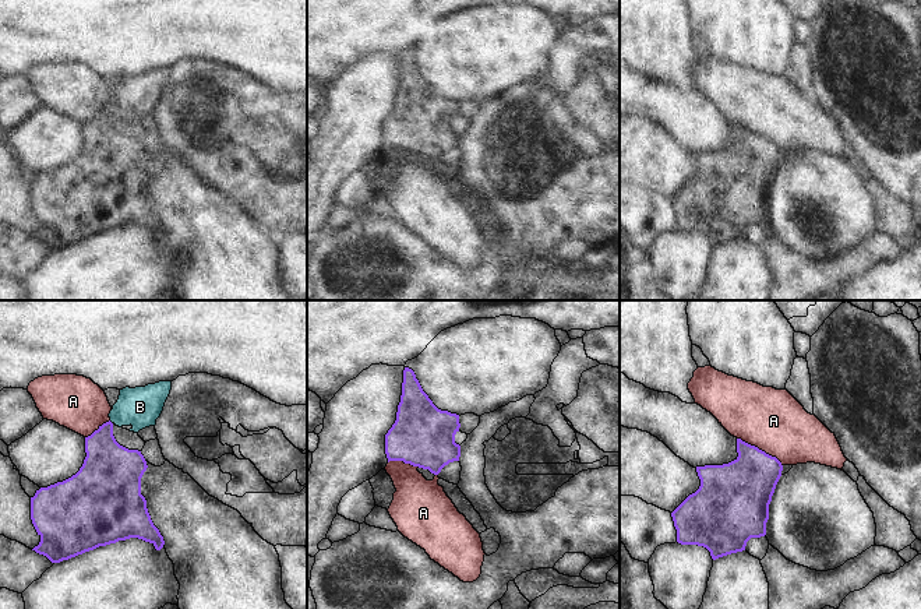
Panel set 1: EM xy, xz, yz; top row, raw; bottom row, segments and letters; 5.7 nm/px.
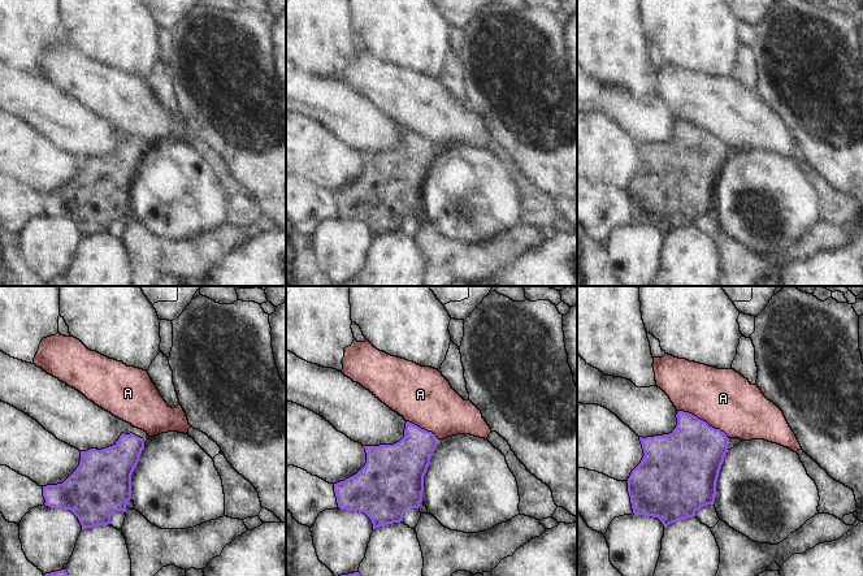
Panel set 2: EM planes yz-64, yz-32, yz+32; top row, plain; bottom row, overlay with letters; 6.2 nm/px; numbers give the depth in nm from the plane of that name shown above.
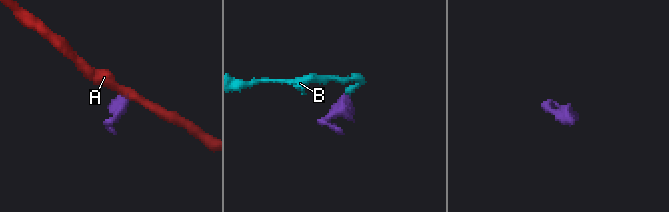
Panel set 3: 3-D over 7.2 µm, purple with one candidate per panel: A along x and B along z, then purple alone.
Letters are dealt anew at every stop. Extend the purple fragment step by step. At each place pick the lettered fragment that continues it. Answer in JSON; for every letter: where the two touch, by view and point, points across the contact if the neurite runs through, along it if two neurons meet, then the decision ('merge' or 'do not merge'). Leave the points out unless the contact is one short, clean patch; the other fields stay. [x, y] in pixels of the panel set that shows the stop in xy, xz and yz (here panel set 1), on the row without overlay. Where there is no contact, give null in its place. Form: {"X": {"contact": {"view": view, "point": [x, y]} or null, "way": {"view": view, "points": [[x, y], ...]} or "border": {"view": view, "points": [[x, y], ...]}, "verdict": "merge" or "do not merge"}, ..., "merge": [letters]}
{"A": {"contact": {"view": "yz", "point": [761, 137]}, "border": {"view": "yz", "points": [[737, 125], [773, 143], [782, 152]]}, "verdict": "do not merge"}, "B": {"contact": {"view": "xy", "point": [110, 109]}, "way": {"view": "xy", "points": [[108, 152], [110, 109], [133, 94], [140, 94]]}, "verdict": "merge"}, "merge": ["B"]}

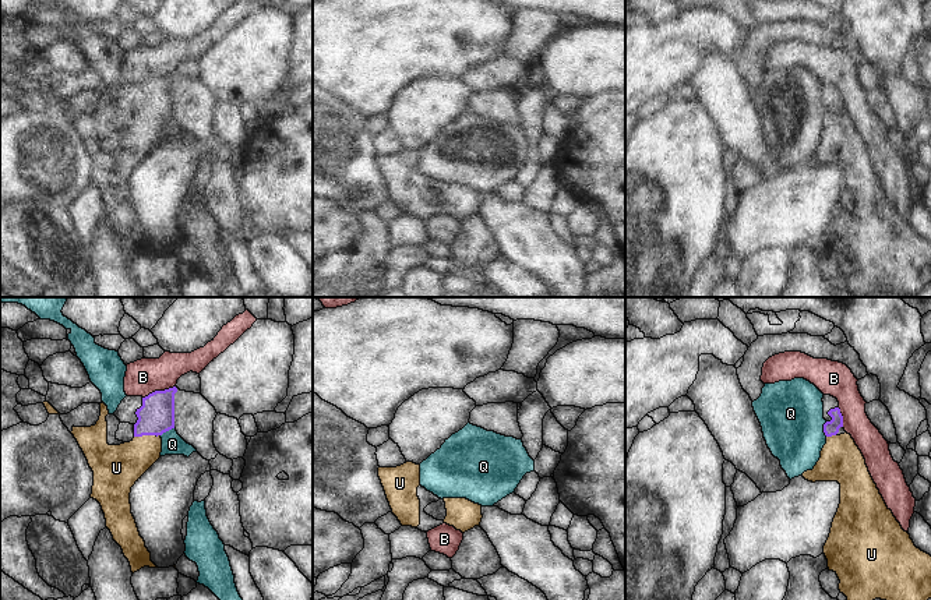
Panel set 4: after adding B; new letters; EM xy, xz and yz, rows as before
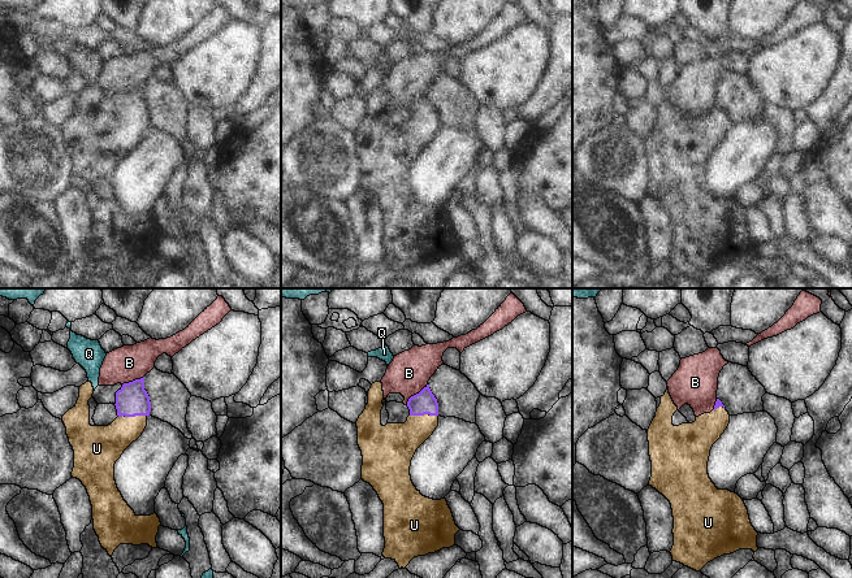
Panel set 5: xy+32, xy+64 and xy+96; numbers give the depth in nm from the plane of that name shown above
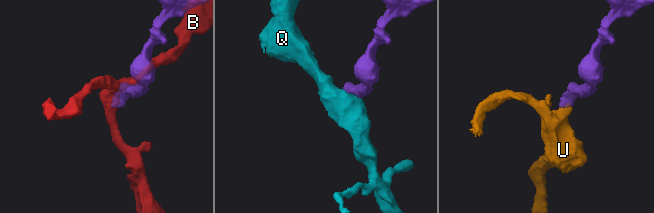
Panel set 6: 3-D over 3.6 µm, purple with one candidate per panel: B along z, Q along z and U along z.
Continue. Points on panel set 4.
{"B": {"contact": {"view": "xy", "point": [158, 78]}, "verdict": "do not merge"}, "Q": {"contact": {"view": "yz", "point": [824, 116]}, "verdict": "do not merge"}, "U": {"contact": {"view": "xy", "point": [147, 122]}, "way": {"view": "xy", "points": [[157, 102], [147, 122], [117, 154]]}, "verdict": "merge"}, "merge": ["U"]}

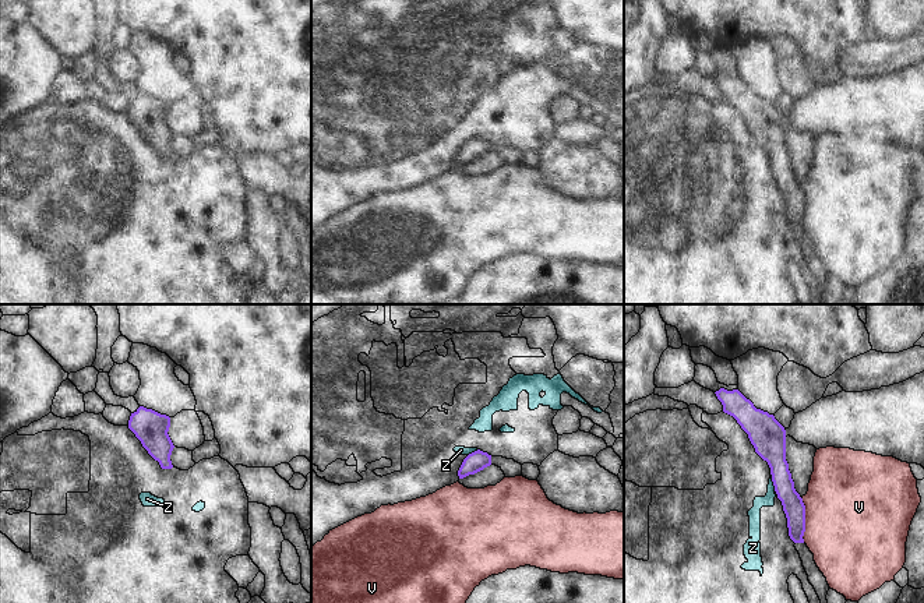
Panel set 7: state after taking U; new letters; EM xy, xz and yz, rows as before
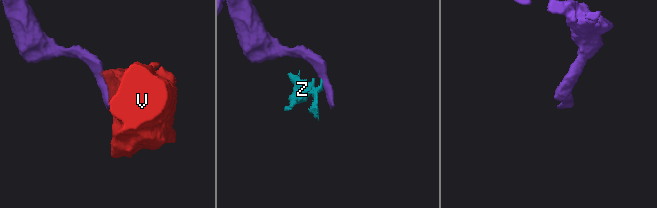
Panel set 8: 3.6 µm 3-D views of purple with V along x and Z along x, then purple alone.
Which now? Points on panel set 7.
{"V": {"contact": {"view": "yz", "point": [804, 207]}, "verdict": "do not merge"}, "Z": {"contact": {"view": "yz", "point": [772, 168]}, "border": {"view": "yz", "points": [[771, 161], [775, 177]]}, "verdict": "do not merge"}, "merge": []}

